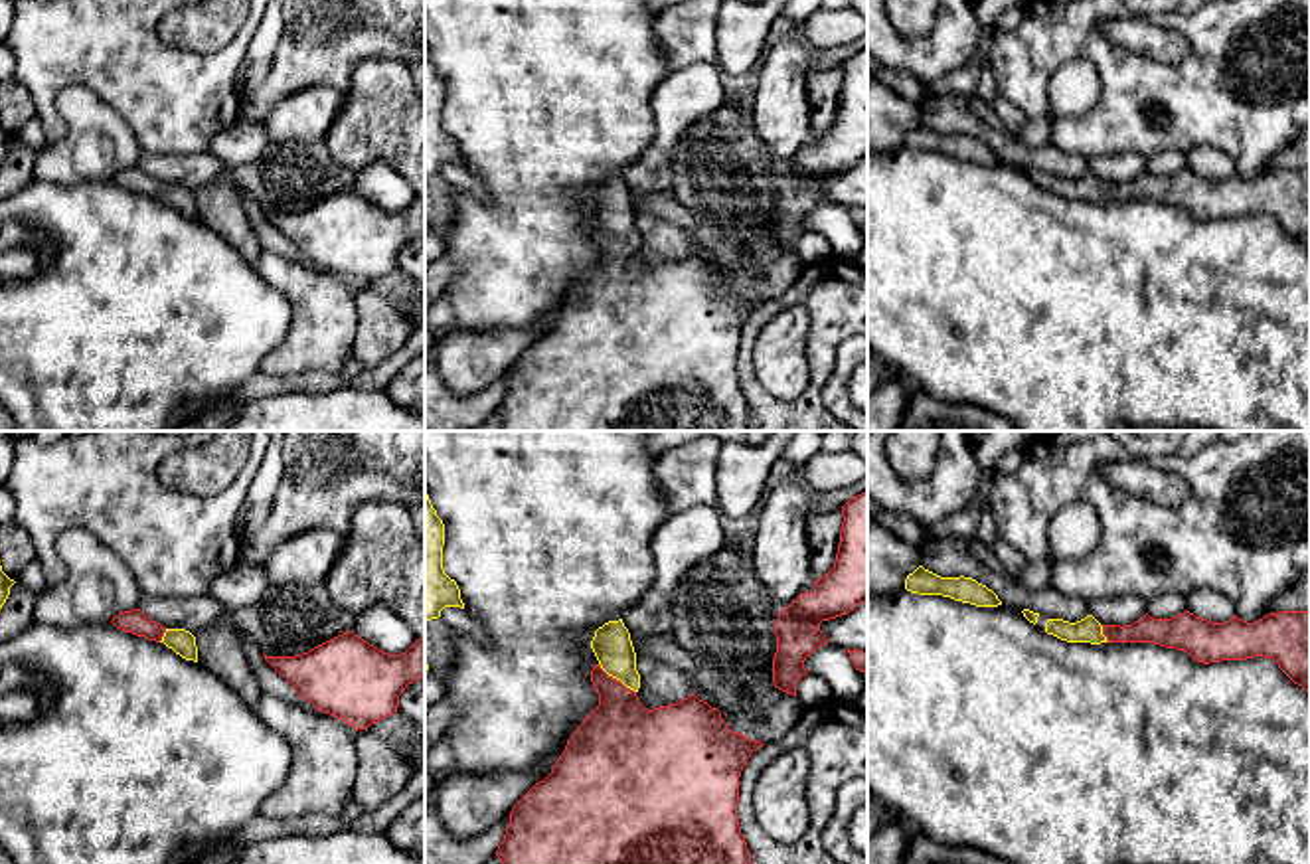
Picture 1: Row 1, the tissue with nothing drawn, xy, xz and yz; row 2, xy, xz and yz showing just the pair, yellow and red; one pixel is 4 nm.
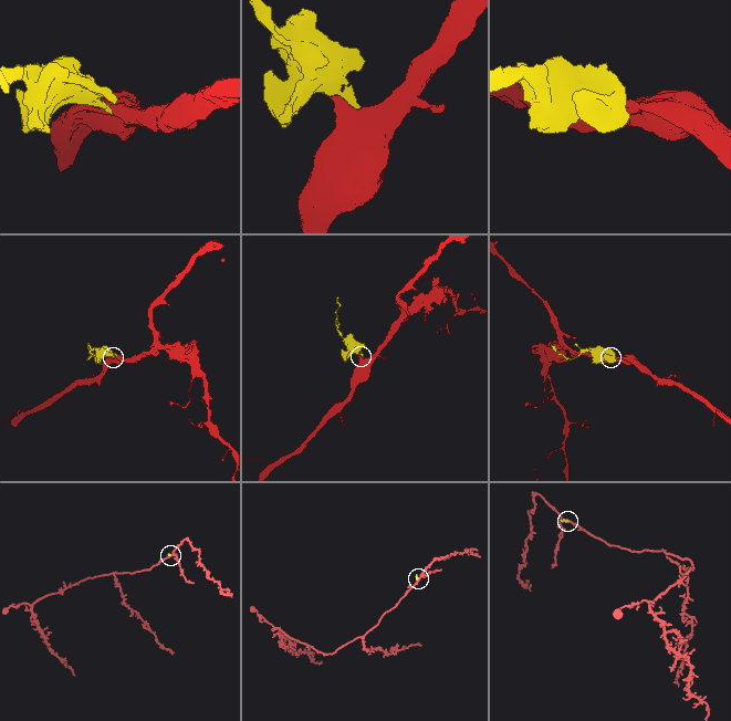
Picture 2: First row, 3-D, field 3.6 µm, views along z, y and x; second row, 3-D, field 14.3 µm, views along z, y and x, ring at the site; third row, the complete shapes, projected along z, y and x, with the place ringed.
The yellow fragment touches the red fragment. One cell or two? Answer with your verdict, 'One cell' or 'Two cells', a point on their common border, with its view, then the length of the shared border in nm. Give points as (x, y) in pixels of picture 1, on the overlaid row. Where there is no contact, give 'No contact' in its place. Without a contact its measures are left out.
One cell. Touches yellow at xz (617, 679). Shared border 200 nm

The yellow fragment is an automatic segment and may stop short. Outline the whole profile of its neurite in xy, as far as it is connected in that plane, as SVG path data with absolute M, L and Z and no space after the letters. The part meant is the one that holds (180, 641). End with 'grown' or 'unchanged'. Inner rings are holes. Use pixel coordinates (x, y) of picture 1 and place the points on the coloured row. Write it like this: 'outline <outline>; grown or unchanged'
outline M140 609L119 613L113 617L111 623L124 633L164 643L182 658L198 662L196 637L186 629L166 629L160 623L146 617Z; grown

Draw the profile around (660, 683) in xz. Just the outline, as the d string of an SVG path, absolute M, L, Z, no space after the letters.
M652 587L622 615L622 623L636 652L638 702L654 710L688 698L692 694L690 674L642 650L642 643L648 639L672 639L672 599Z

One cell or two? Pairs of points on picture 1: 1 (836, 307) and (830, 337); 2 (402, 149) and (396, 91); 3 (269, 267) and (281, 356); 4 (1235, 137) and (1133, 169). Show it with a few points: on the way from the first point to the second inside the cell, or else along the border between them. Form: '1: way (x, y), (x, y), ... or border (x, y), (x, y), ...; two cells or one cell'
1: way (836, 315), (832, 329); one cell
2: way (402, 135), (396, 125), (396, 105); one cell
3: way (293, 287), (303, 297), (303, 333); one cell
4: border (1099, 155), (1139, 153), (1145, 159); two cells

